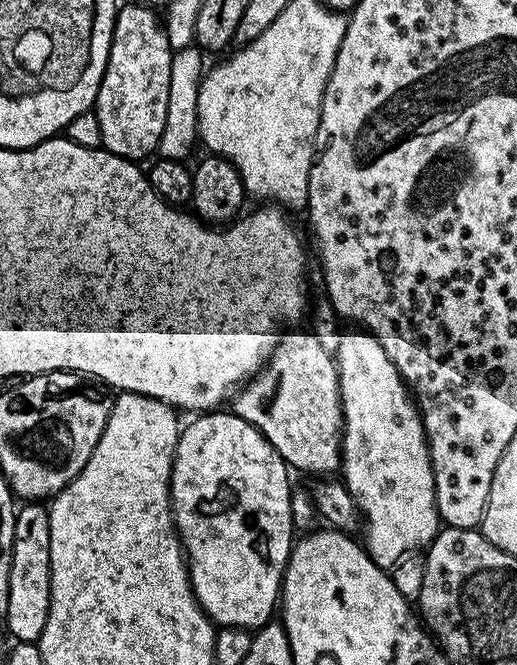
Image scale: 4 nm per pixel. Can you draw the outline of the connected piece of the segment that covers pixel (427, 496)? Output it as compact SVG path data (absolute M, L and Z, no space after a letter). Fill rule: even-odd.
M341 331L334 353L344 415L342 481L363 517L362 537L368 555L379 568L388 570L405 556L427 549L442 521L436 508L424 417L386 350L368 332L352 331L356 332Z

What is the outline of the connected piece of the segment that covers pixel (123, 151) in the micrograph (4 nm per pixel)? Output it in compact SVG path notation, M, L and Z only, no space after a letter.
M128 4L116 13L110 54L98 94L94 111L98 118L98 127L102 130L102 147L107 152L118 154L133 162L143 161L143 156L155 153L160 146L162 126L166 126L166 102L170 98L170 62L173 49L167 42L167 34L161 17L155 16L148 8L140 4Z

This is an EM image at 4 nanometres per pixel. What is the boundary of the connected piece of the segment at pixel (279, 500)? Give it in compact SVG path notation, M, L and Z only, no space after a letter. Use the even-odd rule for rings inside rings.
M213 410L197 415L189 424L183 425L180 440L176 444L176 453L172 456L172 518L176 522L176 532L180 535L180 546L184 549L188 566L188 579L192 582L192 593L196 601L213 625L220 628L242 628L255 630L273 619L272 611L277 611L282 585L284 583L284 571L288 565L288 556L292 552L294 543L294 529L292 527L292 511L290 502L294 485L288 481L290 469L284 463L284 459L270 446L268 441L257 428L250 426L235 411Z

